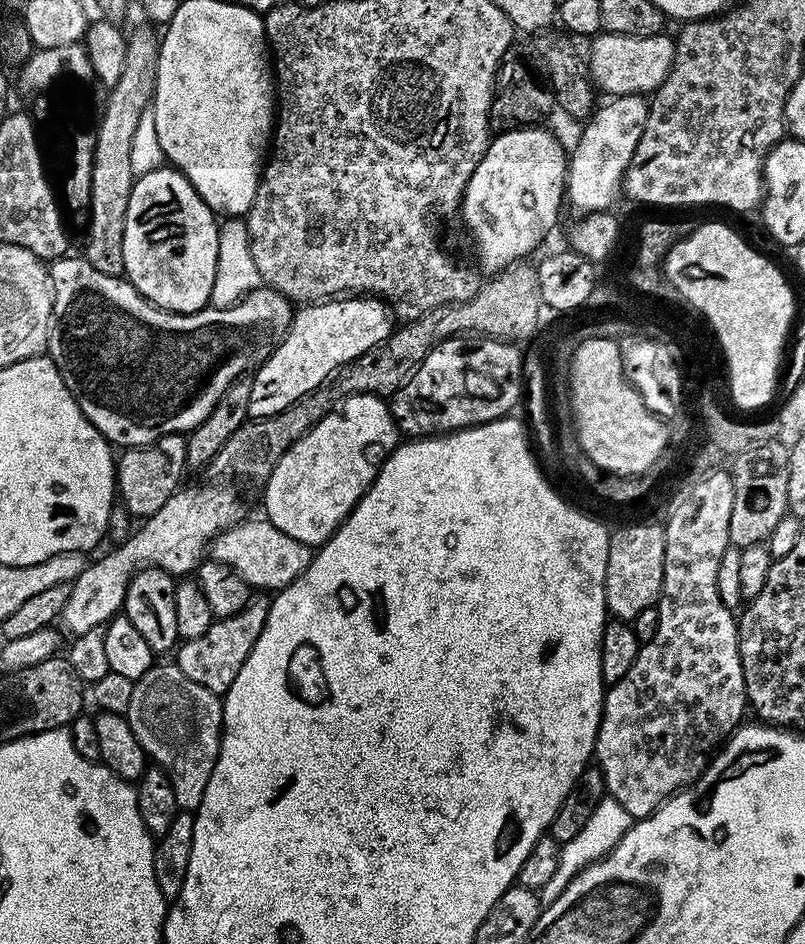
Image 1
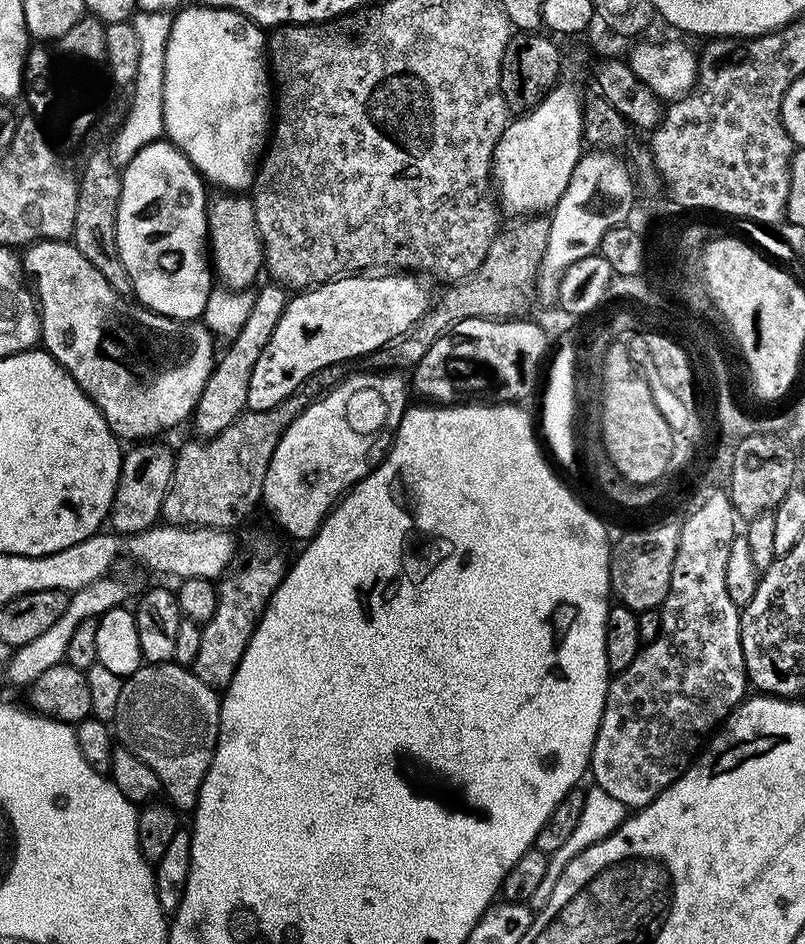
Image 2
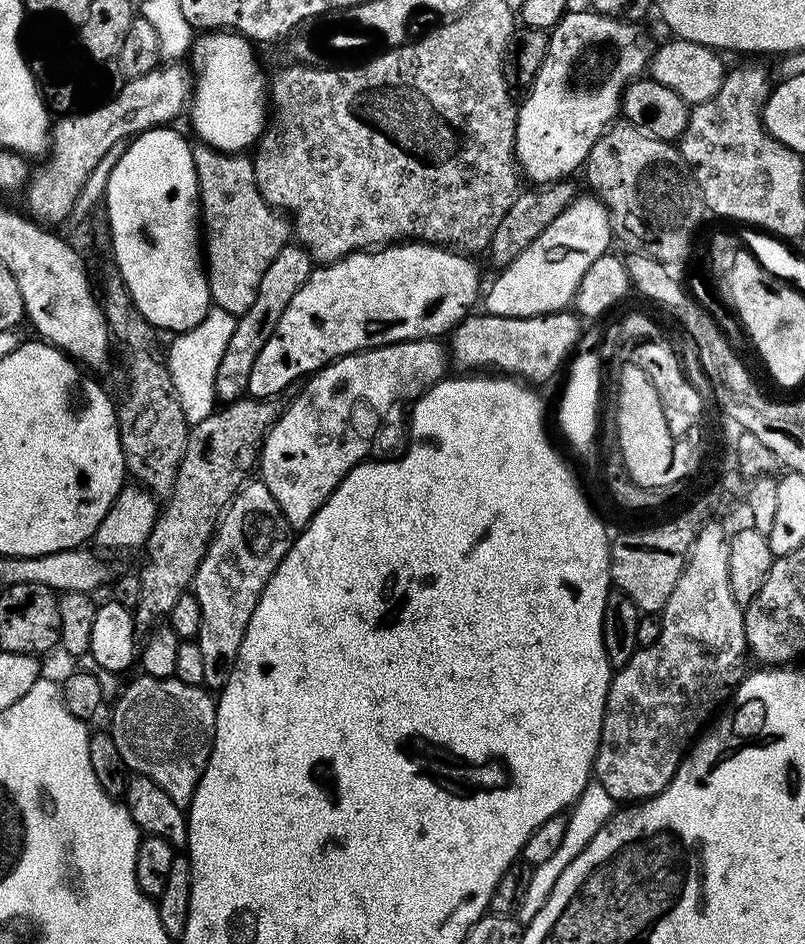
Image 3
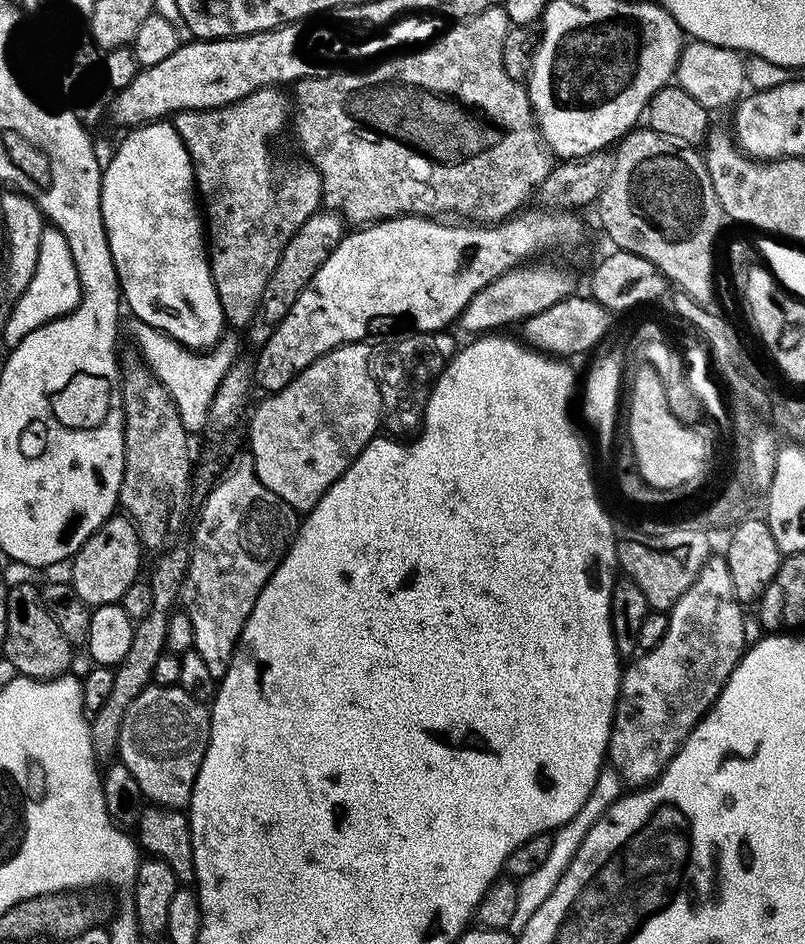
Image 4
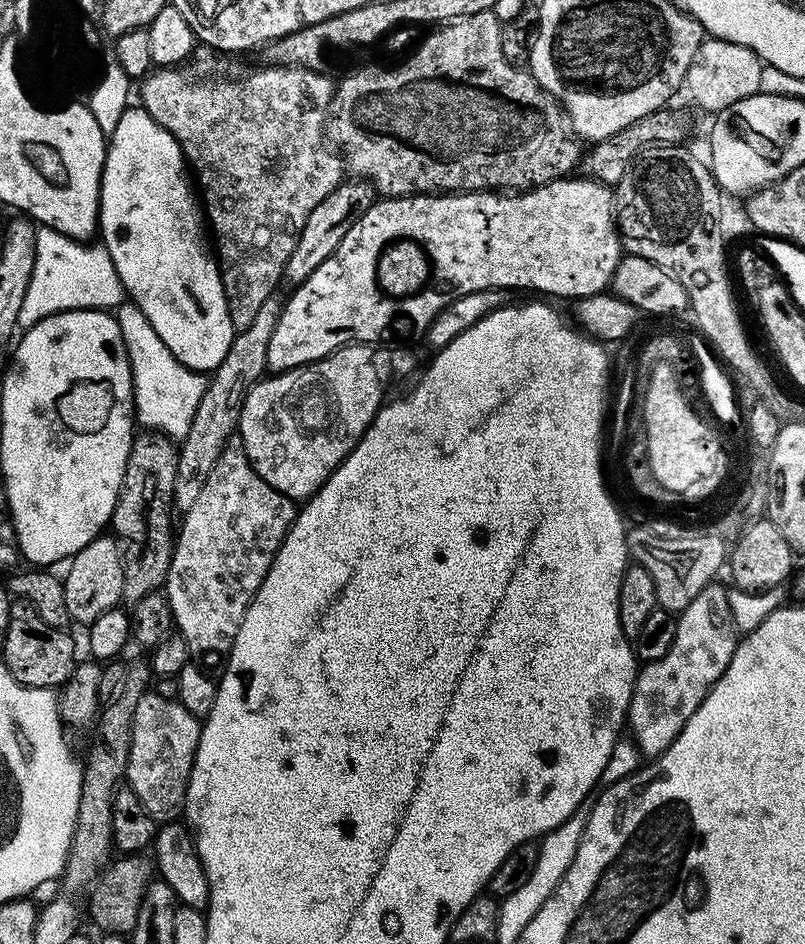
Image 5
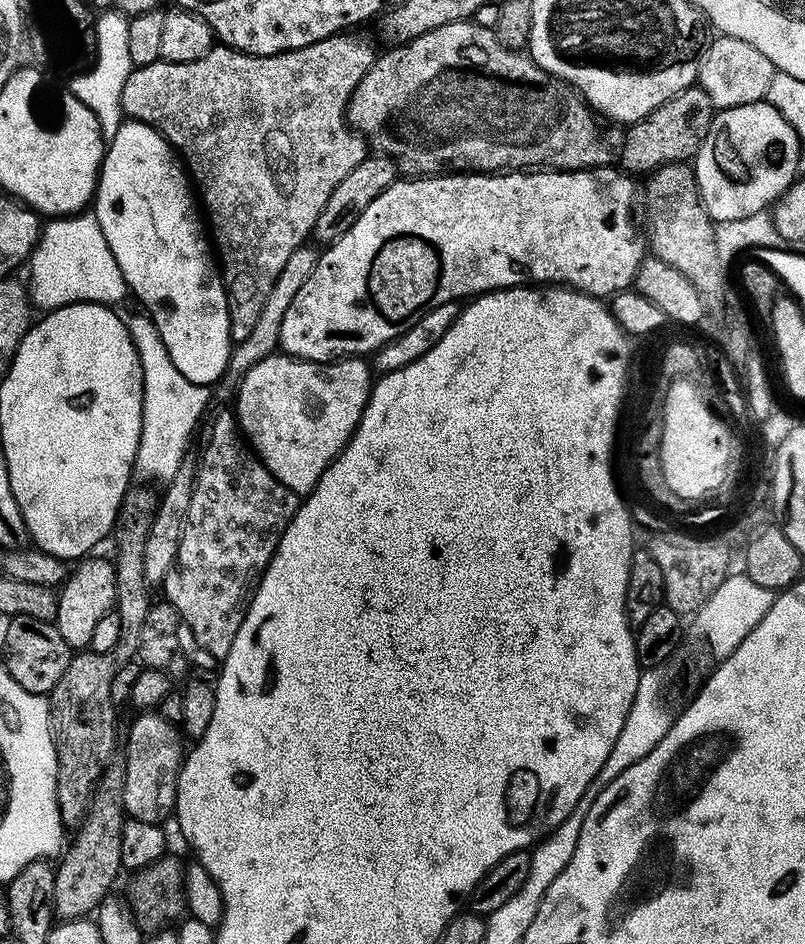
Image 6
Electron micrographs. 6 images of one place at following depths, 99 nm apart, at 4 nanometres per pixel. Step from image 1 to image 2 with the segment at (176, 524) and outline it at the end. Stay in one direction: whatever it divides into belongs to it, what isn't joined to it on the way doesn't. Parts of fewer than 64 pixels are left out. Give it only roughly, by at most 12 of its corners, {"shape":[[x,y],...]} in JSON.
{"shape":[[106,575],[71,593],[66,614],[8,660],[10,683],[31,686],[64,660],[70,636],[127,601]]}

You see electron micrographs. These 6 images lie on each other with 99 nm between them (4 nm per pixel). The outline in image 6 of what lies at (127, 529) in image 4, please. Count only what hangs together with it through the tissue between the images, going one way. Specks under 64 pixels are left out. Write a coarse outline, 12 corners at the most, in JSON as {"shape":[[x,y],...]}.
{"shape":[[81,559],[56,598],[56,629],[74,650],[116,607],[115,563]]}

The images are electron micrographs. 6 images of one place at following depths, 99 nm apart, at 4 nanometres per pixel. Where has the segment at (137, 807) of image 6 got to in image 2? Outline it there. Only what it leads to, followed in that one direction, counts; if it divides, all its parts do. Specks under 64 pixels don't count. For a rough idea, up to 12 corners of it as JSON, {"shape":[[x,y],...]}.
{"shape":[[145,663],[116,696],[115,739],[191,813],[221,697],[185,665]]}

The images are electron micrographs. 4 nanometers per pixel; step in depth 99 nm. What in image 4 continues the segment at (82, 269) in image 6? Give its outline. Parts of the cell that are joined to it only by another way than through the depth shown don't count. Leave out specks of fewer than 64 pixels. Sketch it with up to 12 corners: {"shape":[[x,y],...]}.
{"shape":[[45,227],[4,340],[15,346],[82,302],[64,235]]}

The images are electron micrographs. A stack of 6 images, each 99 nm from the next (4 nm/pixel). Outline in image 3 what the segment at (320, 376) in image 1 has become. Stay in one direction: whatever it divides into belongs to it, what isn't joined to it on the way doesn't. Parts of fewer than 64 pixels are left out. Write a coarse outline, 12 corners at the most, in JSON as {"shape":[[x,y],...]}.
{"shape":[[397,242],[317,267],[254,362],[279,397],[334,360],[440,338],[473,257]]}

